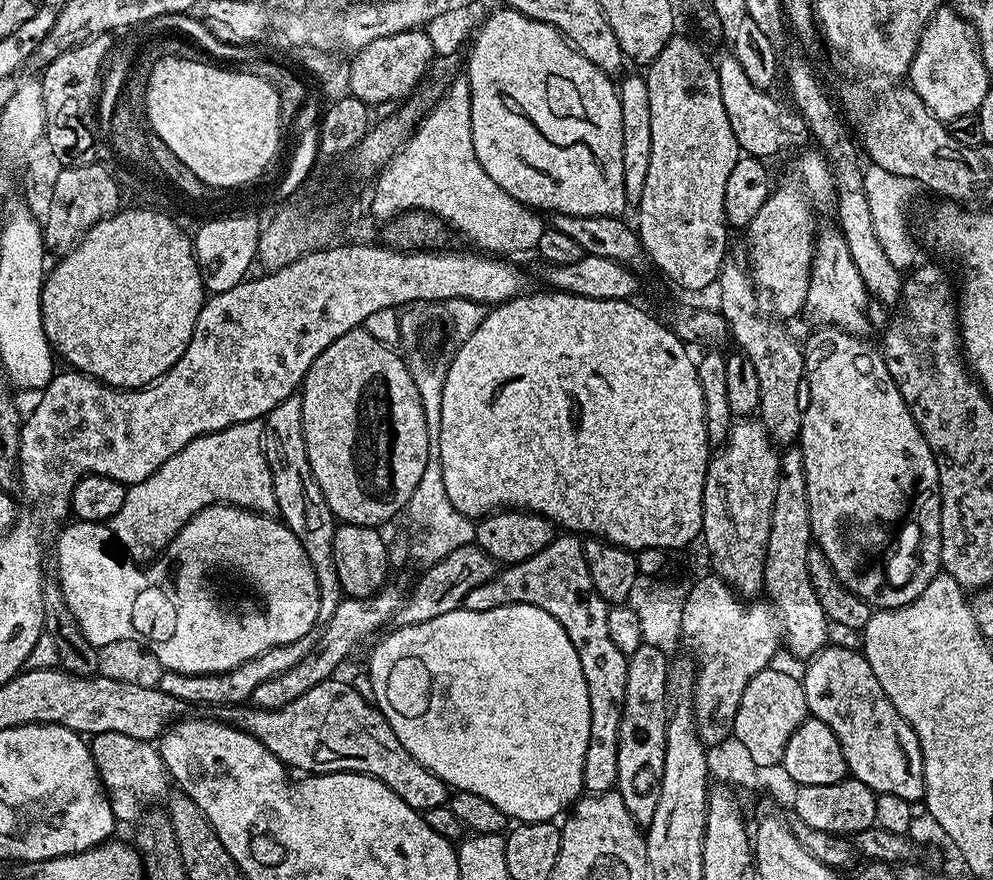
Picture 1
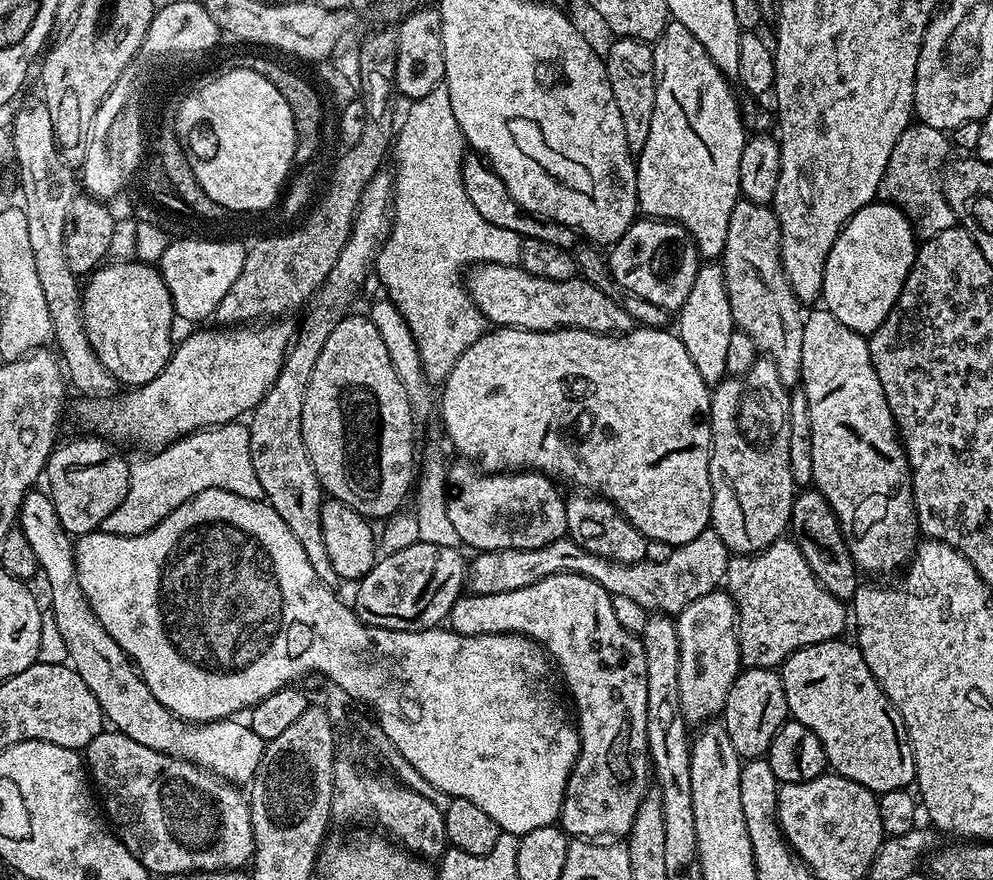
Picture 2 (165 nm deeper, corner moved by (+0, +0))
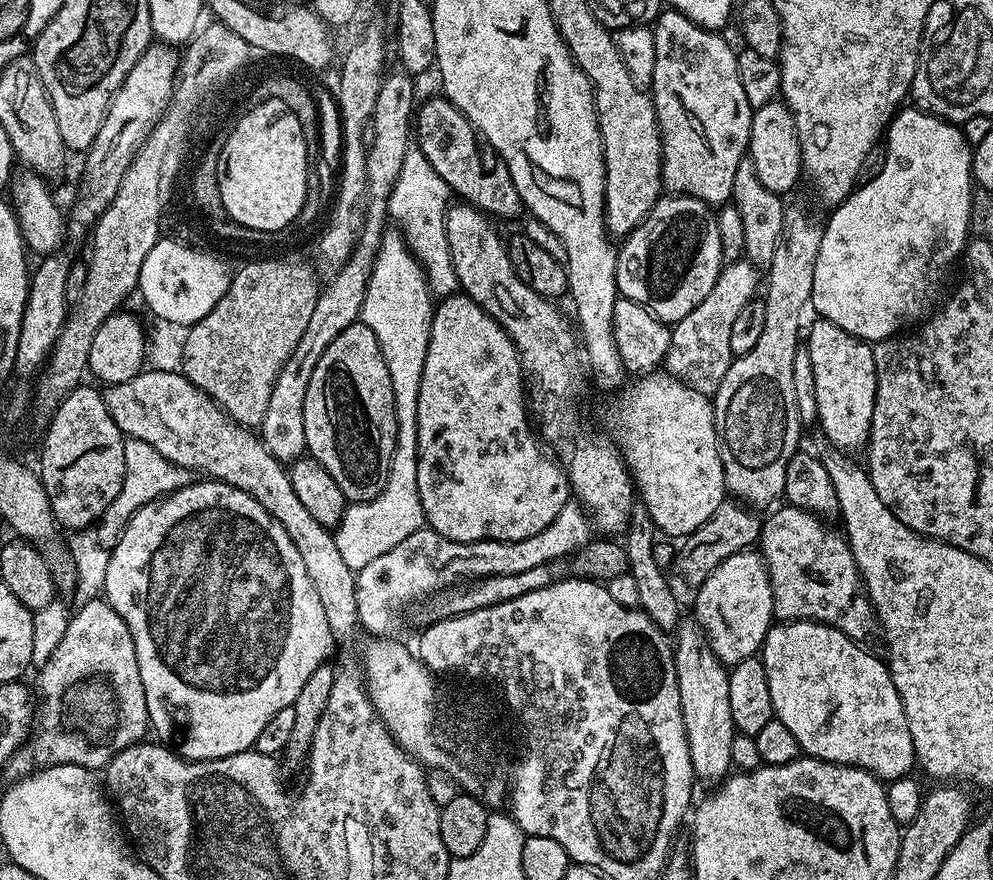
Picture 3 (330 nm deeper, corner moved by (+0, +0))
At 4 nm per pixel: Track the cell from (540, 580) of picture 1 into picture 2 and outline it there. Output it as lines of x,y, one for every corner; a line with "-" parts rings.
563,572
542,578
537,584
522,586
522,590
506,590
506,594
461,595
454,602
446,624
460,636
499,632
526,636
544,649
555,667
556,664
560,667
559,679
562,684
564,679
572,695
570,704
580,730
580,753
566,786
559,827
572,838
627,837
654,776
646,738
646,650
642,650
639,636
622,630
607,590
582,574

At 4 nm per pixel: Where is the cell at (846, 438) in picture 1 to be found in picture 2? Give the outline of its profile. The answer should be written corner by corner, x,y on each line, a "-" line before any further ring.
826,310
820,312
808,312
804,318
804,329
802,330
802,370
800,378
802,387
806,394
806,402
810,406
810,434
812,435
812,453
814,454
814,478
812,484
823,494
826,502
834,510
834,514
840,523
840,529
844,535
844,541
848,547
849,554
854,558
857,569
861,573
867,572
892,572
896,567
907,565
911,561
917,547
918,525
916,523
916,507
912,497
912,471
908,468
908,455
904,453
904,446
900,443
900,434
896,430
896,423
890,414
890,406
882,394
882,382
878,382
878,374
870,362
870,350
868,341
863,335
850,326
842,326
834,314

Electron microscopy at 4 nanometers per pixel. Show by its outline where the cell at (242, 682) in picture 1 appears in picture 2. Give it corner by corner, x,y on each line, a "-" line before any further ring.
378,171
374,178
370,178
370,182
366,182
350,238
346,246
342,246
342,254
338,254
338,262
334,262
334,270
330,270
313,304
303,313
304,321
299,321
298,331
286,354
282,370
278,378
274,378
274,386
270,386
262,402
258,402
258,406
252,409
248,424
250,458
254,458
254,474
258,474
258,482
262,482
264,500
276,511
278,518
290,526
302,550
306,550
306,558
310,558
314,574
318,574
318,578
322,578
322,582
329,586
335,585
338,578
334,574
334,566
330,566
326,542
322,539
322,506
326,493
320,487
320,479
310,462
302,438
302,402
306,402
306,386
310,386
310,374
314,374
318,354
322,354
322,346
326,346
330,330
338,326
343,316
349,315
351,308
348,307
355,302
364,279
373,271
380,245
388,241
388,232
392,229
393,191
394,176
391,171

